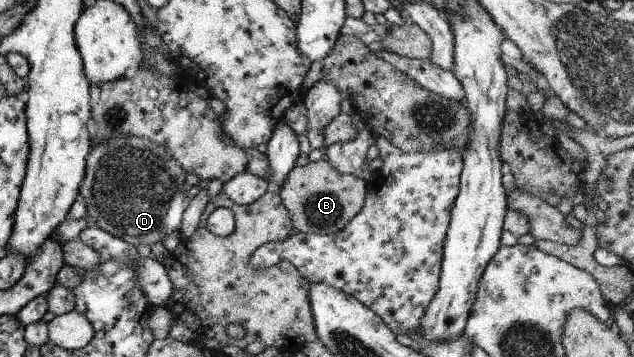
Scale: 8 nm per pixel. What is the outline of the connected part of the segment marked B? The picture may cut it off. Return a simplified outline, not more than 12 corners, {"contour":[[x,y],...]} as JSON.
{"contour":[[323,157],[277,193],[301,234],[339,232],[361,210],[363,179]]}

